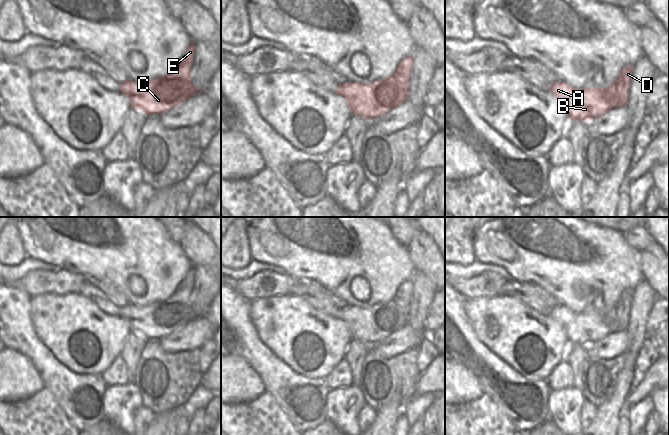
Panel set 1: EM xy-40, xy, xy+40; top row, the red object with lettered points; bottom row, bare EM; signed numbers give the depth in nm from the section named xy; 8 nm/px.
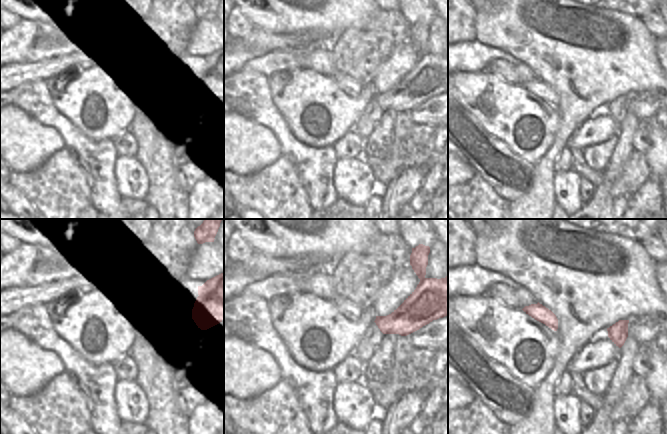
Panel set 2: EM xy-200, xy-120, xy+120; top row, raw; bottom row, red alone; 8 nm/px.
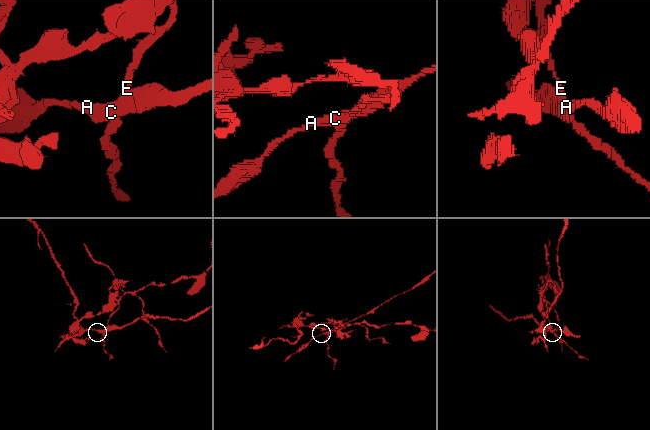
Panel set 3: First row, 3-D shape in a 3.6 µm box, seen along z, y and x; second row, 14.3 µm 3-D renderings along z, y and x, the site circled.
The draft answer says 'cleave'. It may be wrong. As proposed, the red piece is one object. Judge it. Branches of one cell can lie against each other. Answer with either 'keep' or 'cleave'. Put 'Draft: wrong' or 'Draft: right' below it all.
cleave
Draft: right

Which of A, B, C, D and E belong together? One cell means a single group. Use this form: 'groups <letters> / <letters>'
groups A B C / D E

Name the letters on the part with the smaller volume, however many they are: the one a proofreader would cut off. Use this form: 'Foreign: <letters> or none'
Foreign: A, B, C

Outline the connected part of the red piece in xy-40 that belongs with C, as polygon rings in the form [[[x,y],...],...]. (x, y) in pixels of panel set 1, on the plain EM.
[[[164,300],[148,306],[127,304],[119,311],[119,316],[131,325],[131,332],[150,340],[168,336],[202,314],[193,309],[191,301],[180,308]]]

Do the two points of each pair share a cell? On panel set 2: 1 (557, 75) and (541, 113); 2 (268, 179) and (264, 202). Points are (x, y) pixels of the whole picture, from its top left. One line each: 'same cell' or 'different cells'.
1: different cells
2: same cell

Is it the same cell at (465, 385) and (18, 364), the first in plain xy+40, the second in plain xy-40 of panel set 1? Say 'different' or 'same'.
same

